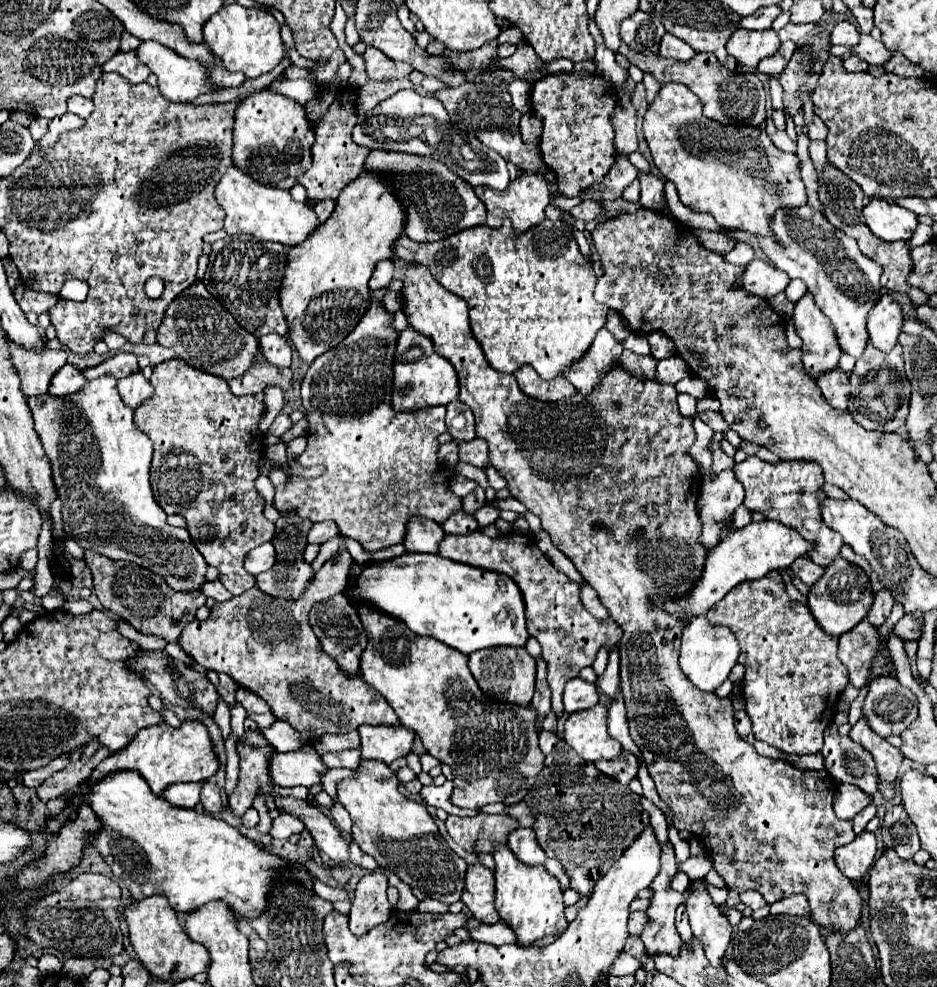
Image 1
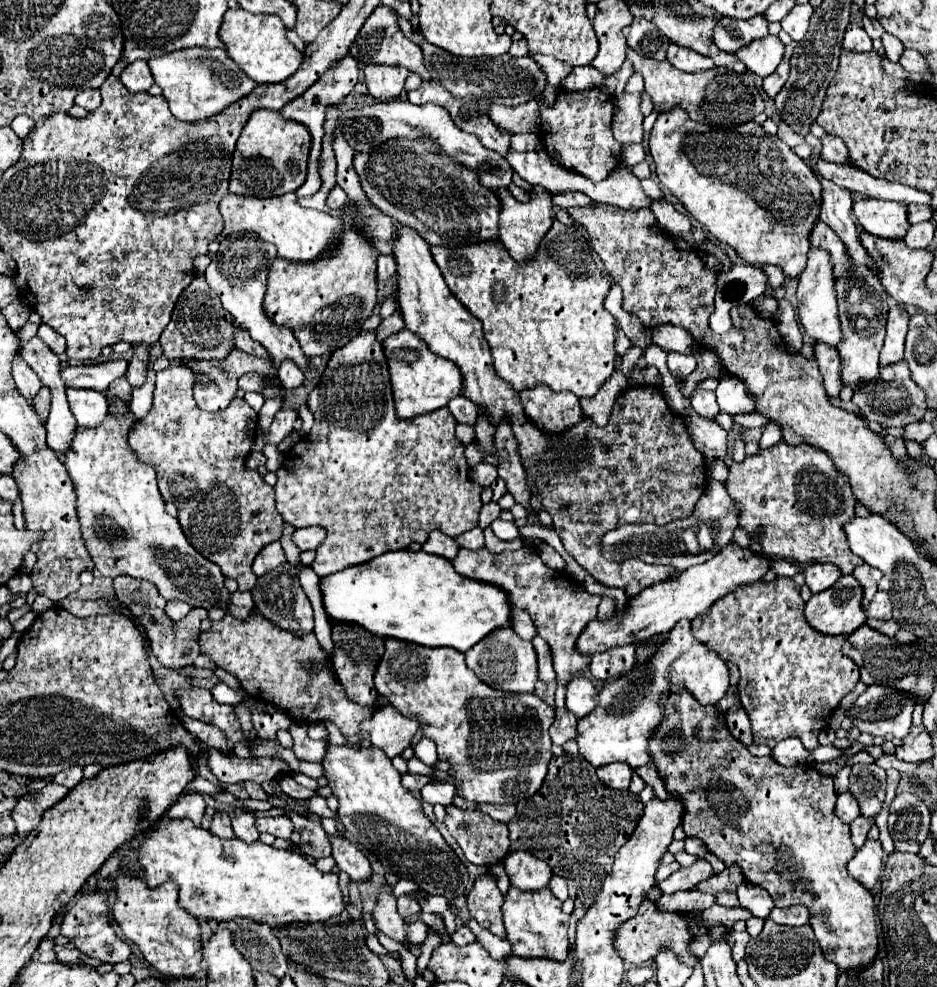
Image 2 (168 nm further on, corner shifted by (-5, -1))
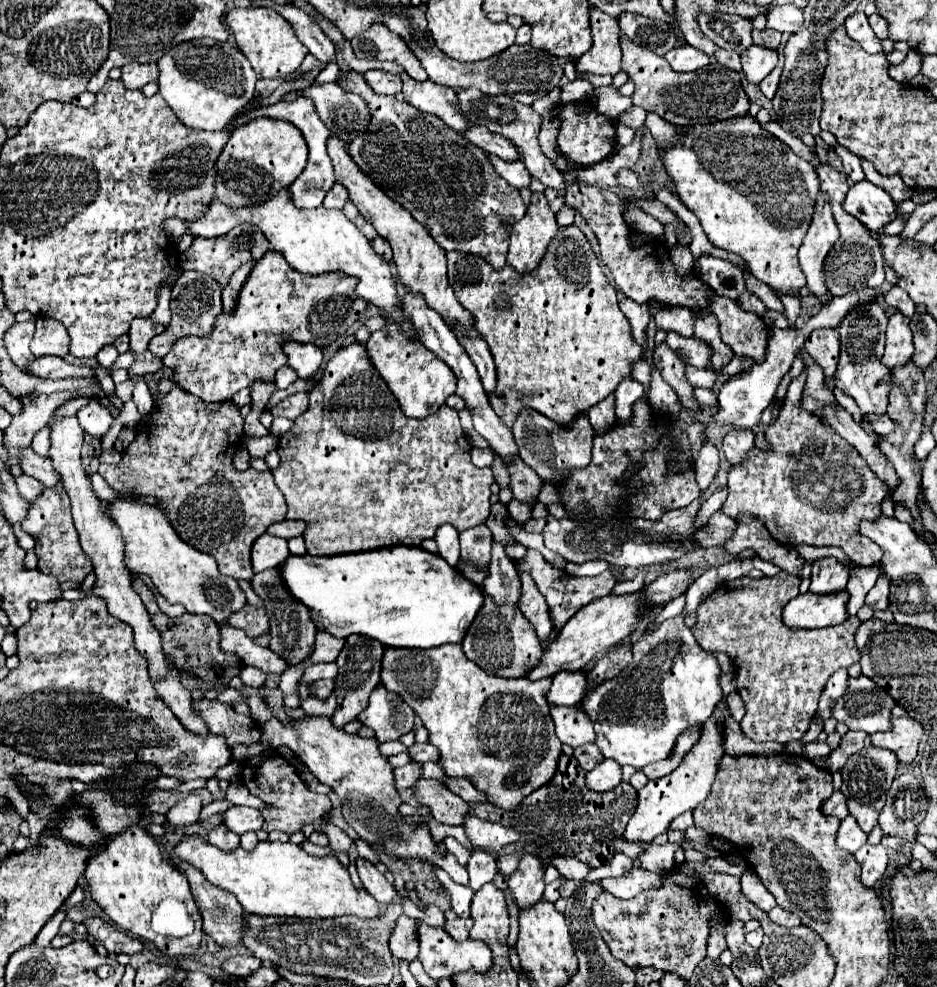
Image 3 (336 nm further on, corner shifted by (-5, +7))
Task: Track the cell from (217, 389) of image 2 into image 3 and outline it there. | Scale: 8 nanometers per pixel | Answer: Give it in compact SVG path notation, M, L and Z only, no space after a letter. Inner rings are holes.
M269 250L263 256L263 260L259 260L259 264L253 266L249 280L245 282L239 294L237 310L231 316L227 314L219 316L211 336L203 336L203 338L185 336L183 340L177 340L173 350L163 358L163 364L175 368L175 382L179 382L183 390L199 396L205 402L227 402L241 388L249 388L253 380L275 378L275 372L287 364L287 356L283 354L282 349L285 340L295 340L295 342L305 342L305 344L315 344L319 348L325 348L327 344L345 336L349 328L355 322L359 322L367 310L367 302L359 298L355 292L357 282L359 280L343 272L325 272L317 276L297 272L287 264L287 260L279 252Z

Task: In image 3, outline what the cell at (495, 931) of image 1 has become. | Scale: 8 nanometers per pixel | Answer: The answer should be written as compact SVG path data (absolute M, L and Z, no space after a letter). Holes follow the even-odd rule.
M453 910L445 912L445 932L455 940L467 940L469 938L469 918L459 918Z

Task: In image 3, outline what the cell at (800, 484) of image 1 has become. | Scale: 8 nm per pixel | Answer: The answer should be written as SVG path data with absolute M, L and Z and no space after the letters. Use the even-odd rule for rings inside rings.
M803 368L803 372L791 380L785 396L785 404L777 420L765 428L765 440L769 442L769 448L753 446L743 462L731 466L727 476L729 496L721 510L733 520L737 520L737 516L743 512L753 514L769 530L769 536L783 546L789 548L797 548L801 544L809 544L817 548L837 546L847 554L851 564L875 566L879 564L883 552L875 542L859 536L857 526L861 520L873 520L879 516L881 512L879 502L887 492L883 488L883 482L875 478L875 474L871 474L865 460L859 456L859 452L855 452L855 448L851 448L851 444L847 444L831 426L823 424L815 414L799 408L805 378L807 378L807 368Z

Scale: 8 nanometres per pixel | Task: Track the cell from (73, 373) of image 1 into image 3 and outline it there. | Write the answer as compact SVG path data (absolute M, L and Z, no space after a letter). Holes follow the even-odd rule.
M89 398L89 404L77 412L77 418L81 428L91 436L103 436L113 424L109 410L99 402L99 398Z

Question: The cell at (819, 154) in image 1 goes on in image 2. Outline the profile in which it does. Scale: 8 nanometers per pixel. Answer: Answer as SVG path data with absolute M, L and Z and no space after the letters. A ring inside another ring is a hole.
M821 180L821 186L823 186L823 200L819 220L823 220L843 240L853 268L867 266L871 268L871 272L879 272L879 266L869 258L867 250L859 240L859 228L851 214L853 204L851 192L829 180Z

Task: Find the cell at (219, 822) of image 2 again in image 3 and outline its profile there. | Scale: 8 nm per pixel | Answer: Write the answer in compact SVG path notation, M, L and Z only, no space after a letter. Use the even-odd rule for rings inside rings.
M219 824L217 828L213 828L213 832L207 834L207 842L215 844L217 848L221 848L225 852L229 852L229 850L235 850L239 846L239 834L227 832L227 828Z

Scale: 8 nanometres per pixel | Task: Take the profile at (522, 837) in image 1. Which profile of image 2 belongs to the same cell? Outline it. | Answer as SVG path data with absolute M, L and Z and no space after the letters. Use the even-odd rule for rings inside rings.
M513 852L505 858L505 872L513 888L521 892L537 892L551 880L551 868L531 852Z

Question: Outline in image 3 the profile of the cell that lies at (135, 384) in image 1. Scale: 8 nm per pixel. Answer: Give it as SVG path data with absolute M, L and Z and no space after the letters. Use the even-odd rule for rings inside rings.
M151 318L147 320L135 320L129 328L129 346L135 354L143 354L149 348L149 342L153 336L161 334L165 330L163 324L155 324Z

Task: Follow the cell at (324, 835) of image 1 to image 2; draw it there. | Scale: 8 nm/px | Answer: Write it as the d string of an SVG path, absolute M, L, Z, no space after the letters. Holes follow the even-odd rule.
M331 838L333 858L341 872L347 872L353 882L369 882L371 880L371 864L363 856L363 852L349 842L347 838Z

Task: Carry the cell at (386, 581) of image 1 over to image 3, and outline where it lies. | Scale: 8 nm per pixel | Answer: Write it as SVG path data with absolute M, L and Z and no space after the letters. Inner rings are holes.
M391 546L325 558L313 558L309 554L289 556L281 566L281 572L289 592L311 608L311 616L319 630L337 638L363 634L393 648L435 648L441 644L459 644L475 620L475 614L485 604L485 592L481 586L463 578L463 574L459 574L457 568L451 568L439 554L427 552L419 546Z

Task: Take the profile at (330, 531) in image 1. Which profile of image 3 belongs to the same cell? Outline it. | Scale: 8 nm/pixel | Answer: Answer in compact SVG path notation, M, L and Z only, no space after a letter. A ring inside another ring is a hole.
M283 520L283 522L267 528L267 532L273 534L273 536L289 540L289 538L295 538L295 536L303 536L305 528L307 528L307 524L303 520Z

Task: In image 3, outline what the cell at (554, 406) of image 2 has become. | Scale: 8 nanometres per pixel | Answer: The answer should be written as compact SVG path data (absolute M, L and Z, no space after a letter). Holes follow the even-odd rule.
M523 408L513 426L513 438L519 448L521 460L529 468L533 468L545 482L557 482L563 476L567 476L567 472L575 468L585 468L591 458L593 434L595 430L591 428L587 414L575 416L575 420L565 426L565 424L557 424L555 420L543 416L533 408Z

